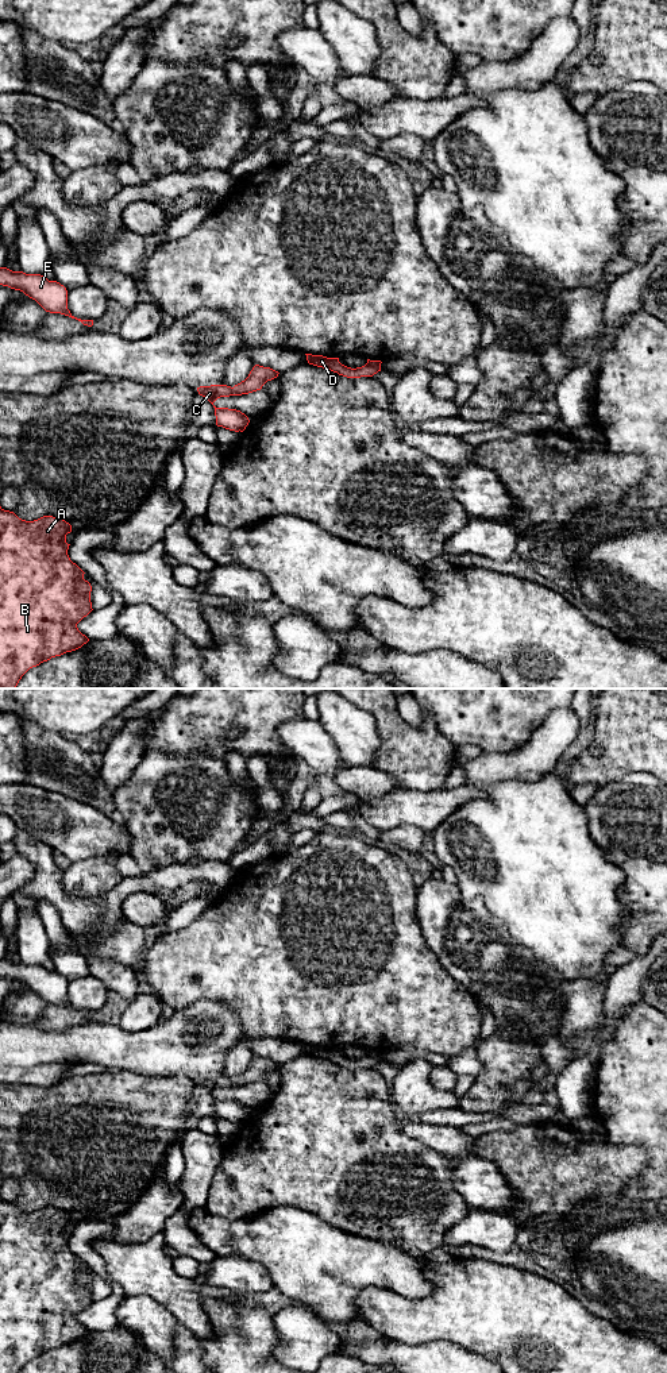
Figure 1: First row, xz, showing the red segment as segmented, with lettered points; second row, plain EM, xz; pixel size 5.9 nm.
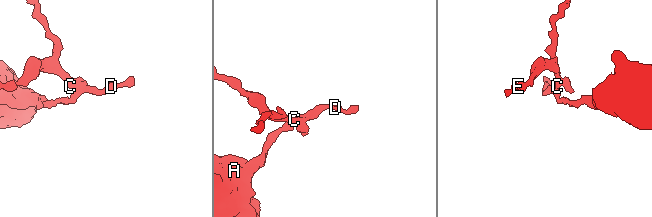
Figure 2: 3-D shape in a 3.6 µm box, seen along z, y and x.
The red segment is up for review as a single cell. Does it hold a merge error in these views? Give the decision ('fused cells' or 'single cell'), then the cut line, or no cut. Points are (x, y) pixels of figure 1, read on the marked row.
fused cells; cut in xz along (232, 388), (238, 394)

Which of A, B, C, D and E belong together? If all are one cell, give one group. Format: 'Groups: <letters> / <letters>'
Groups: A B D / C E

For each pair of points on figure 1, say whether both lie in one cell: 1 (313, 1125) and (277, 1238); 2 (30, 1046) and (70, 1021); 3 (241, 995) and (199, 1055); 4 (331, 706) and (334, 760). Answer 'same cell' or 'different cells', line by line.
1: different cells
2: different cells
3: different cells
4: different cells

